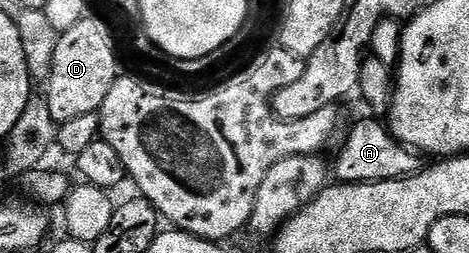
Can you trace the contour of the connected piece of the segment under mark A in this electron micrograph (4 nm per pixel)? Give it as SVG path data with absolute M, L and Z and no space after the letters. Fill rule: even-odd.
M375 118L369 119L371 120L357 121L352 126L351 133L344 138L343 145L335 156L335 164L333 160L334 179L340 184L368 184L389 182L418 172L421 167L420 153L395 139L386 123Z

